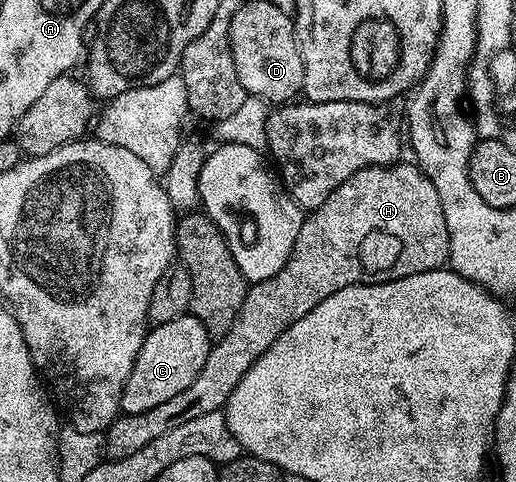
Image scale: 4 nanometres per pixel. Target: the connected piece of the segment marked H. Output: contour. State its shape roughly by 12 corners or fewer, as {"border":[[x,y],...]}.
{"border":[[371,165],[311,210],[286,267],[249,284],[198,379],[117,417],[134,455],[221,412],[322,299],[448,261],[419,165]]}

